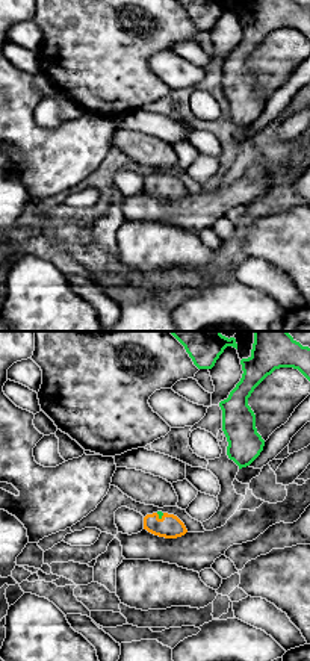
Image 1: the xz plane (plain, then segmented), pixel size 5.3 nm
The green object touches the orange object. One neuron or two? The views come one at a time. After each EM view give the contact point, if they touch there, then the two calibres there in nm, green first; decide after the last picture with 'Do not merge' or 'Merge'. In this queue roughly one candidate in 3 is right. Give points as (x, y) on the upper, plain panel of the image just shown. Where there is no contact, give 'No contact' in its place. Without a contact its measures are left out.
Touches green at (161, 177). Thickness 20 nm (green) against 130 nm

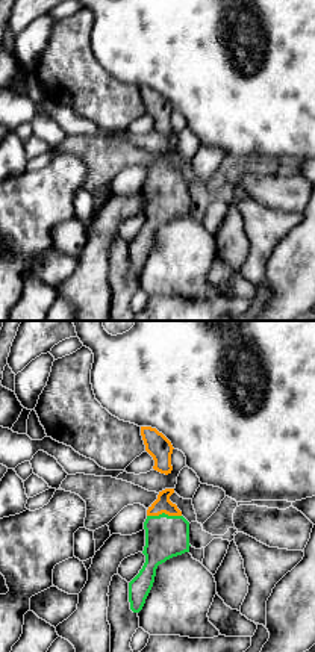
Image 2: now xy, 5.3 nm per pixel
Touches green at (164, 174). Thickness 220 nm (green) against 90 nm

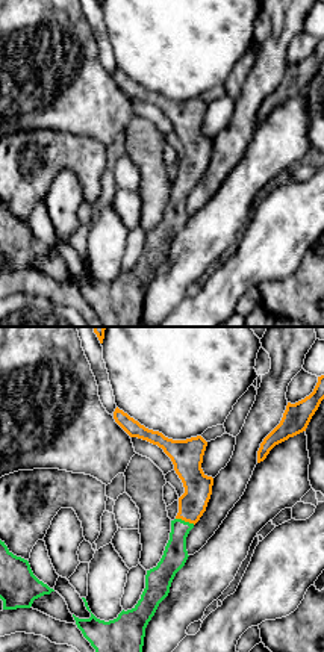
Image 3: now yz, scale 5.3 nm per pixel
Touches green at (185, 183). Thickness 130 nm (green) against 150 nm

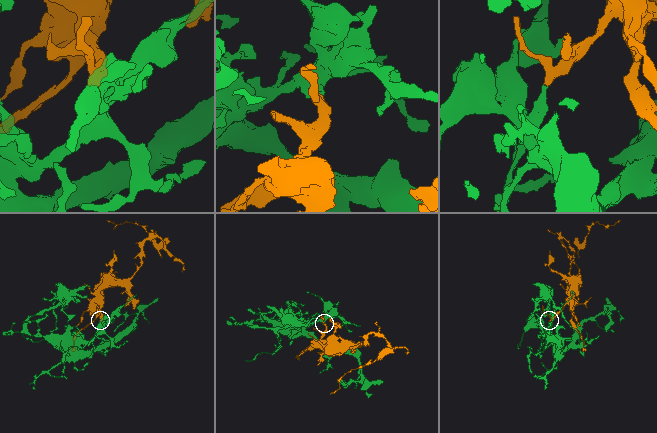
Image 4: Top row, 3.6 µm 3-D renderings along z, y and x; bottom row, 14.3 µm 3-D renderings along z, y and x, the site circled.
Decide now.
Merge

